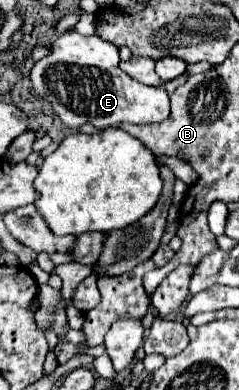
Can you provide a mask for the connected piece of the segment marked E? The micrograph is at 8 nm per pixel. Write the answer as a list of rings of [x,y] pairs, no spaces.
[[[68,31],[60,35],[52,43],[50,55],[34,63],[30,71],[30,83],[32,83],[32,95],[40,99],[44,105],[50,105],[52,111],[70,129],[80,129],[86,123],[92,123],[96,129],[116,127],[118,123],[124,123],[124,121],[134,123],[134,125],[144,125],[144,123],[164,121],[170,113],[170,101],[168,101],[168,93],[164,91],[164,87],[142,85],[136,79],[132,79],[128,73],[124,73],[120,69],[118,47],[100,39],[98,35],[86,37],[86,35],[80,35],[78,31]]]

